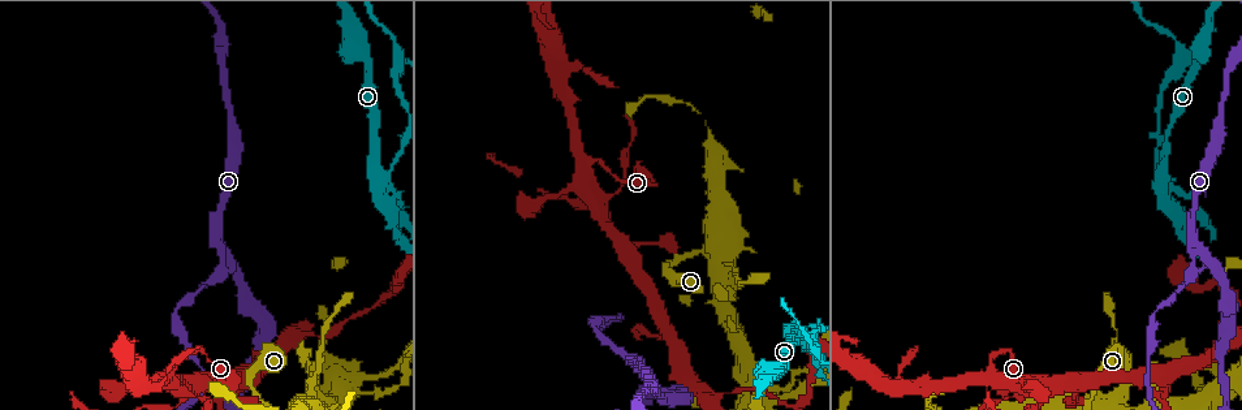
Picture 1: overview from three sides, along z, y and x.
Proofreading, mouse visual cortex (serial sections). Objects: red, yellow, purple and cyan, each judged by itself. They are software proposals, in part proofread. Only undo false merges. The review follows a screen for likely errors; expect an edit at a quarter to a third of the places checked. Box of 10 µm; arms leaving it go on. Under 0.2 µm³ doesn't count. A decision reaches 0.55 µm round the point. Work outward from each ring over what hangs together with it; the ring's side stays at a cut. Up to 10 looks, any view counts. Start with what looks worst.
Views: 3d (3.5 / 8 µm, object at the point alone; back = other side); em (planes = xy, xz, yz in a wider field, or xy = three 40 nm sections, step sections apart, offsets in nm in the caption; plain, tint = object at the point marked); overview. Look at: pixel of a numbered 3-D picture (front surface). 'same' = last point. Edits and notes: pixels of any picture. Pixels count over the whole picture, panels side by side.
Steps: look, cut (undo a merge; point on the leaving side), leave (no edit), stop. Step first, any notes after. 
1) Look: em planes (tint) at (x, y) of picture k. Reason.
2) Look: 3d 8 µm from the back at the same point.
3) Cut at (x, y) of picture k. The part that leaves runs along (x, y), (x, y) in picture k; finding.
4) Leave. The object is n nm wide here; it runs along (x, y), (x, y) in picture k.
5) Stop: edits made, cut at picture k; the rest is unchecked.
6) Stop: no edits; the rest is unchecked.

Look: 3d 3.5 µm at (380, 173) of picture 1. Sudden change in width.

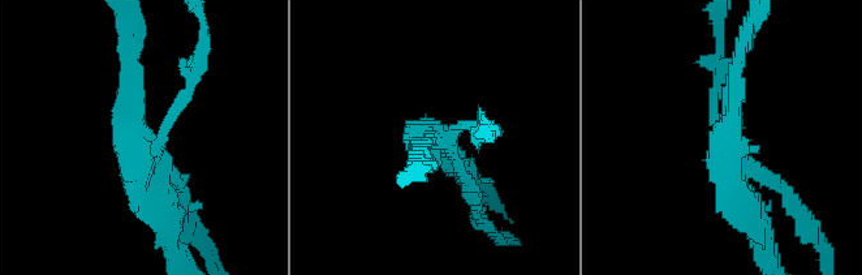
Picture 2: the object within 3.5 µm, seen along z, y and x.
Look: em xy step 2 (tint) at (727, 141) of picture 2. 4 arms meet here; the arms are 150, 150, 150, 250 nm wide.

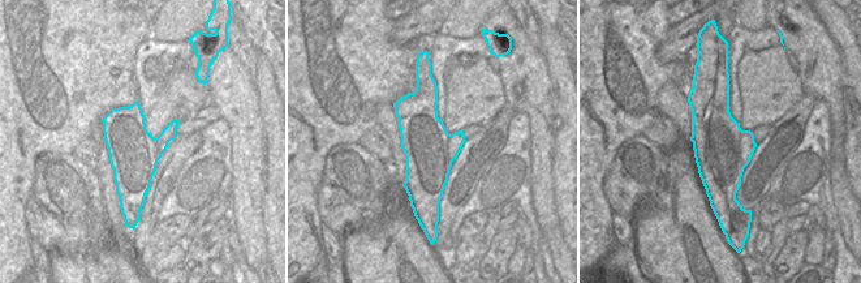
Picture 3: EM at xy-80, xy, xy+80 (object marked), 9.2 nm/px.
Cut at (180, 103) of picture 2. The object is 480 nm wide here; the part that leaves runs along (154, 144), (190, 87), (202, 31) in picture 2; two cells meet here.

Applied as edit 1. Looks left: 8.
Look: overview. Redraw.

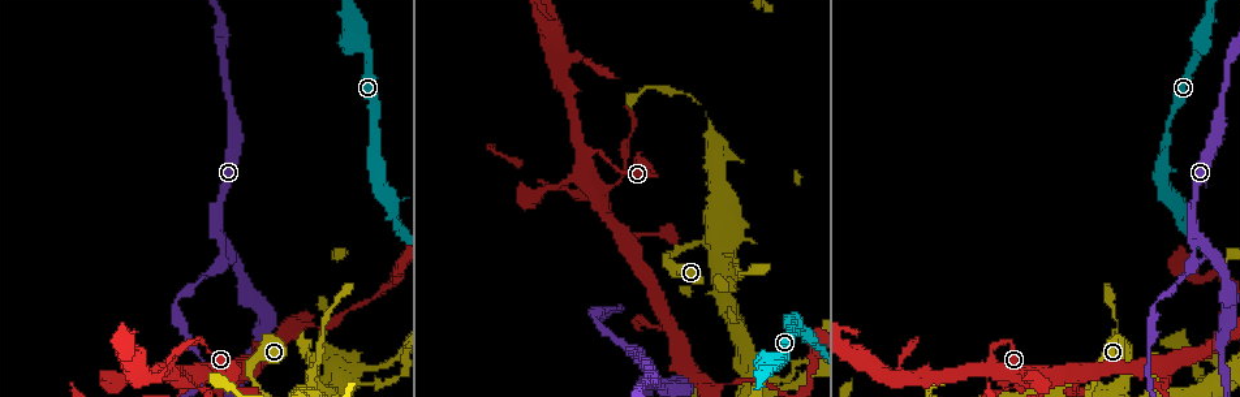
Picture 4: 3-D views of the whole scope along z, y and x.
Look: em planes (tint) at (217, 238) of picture 4. Three-way junction.

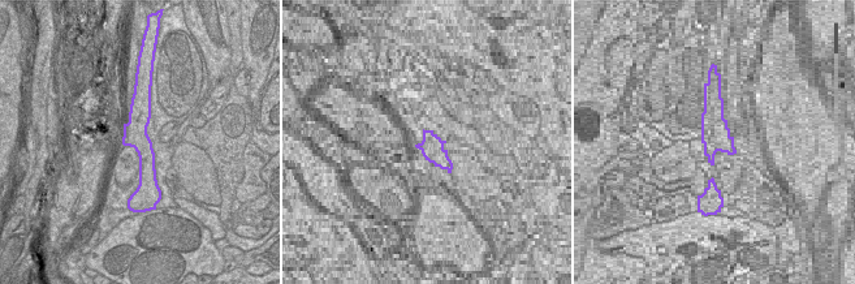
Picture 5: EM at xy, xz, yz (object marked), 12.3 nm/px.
Look: 3d 3.5 µm from the back at the same point.

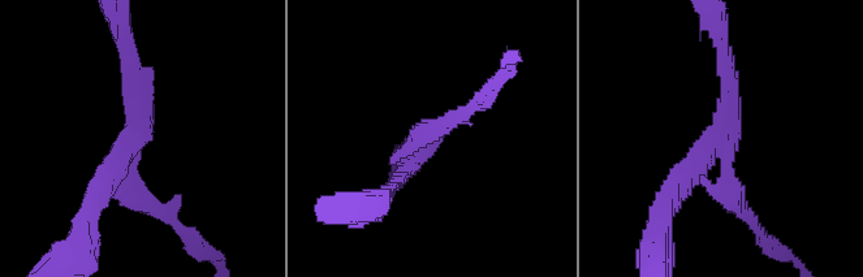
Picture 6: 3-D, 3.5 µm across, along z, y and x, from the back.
Cut at (741, 210) of picture 6. The object is 300 nm wide here; the part that leaves runs along (726, 169), (730, 198), (780, 250) in picture 6; a second cell is stuck on.

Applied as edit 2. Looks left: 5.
Look: 3d 3.5 µm at (791, 373) of picture 4.

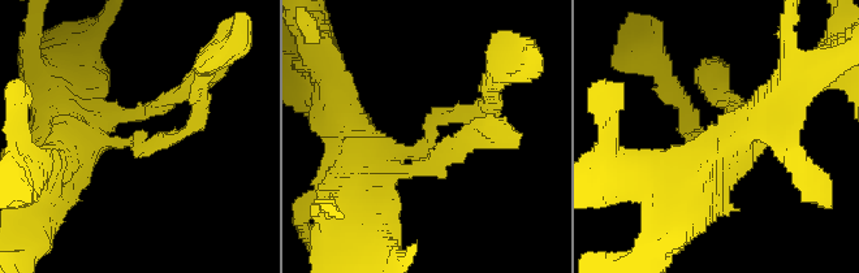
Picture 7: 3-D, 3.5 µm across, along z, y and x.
Look: em xy step 2 (tint) at (137, 138) of picture 7.

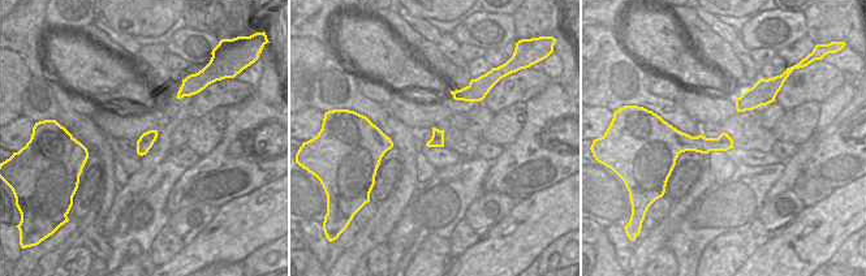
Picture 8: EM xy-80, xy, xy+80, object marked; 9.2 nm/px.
Look: em planes (tint) at the same point. Cut it another way.

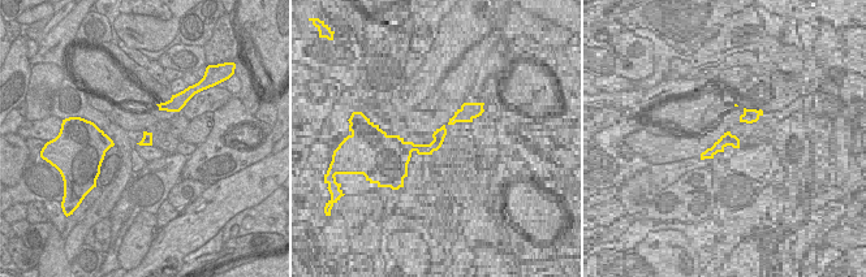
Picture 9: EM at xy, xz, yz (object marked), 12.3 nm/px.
Leave. The object is 130 nm wide here; it runs along (63, 155), (175, 139), (195, 115) in picture 7; one cell here.

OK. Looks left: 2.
Stop: edits made, cut at picture 2, cut at picture 6; the rest is unchecked.

